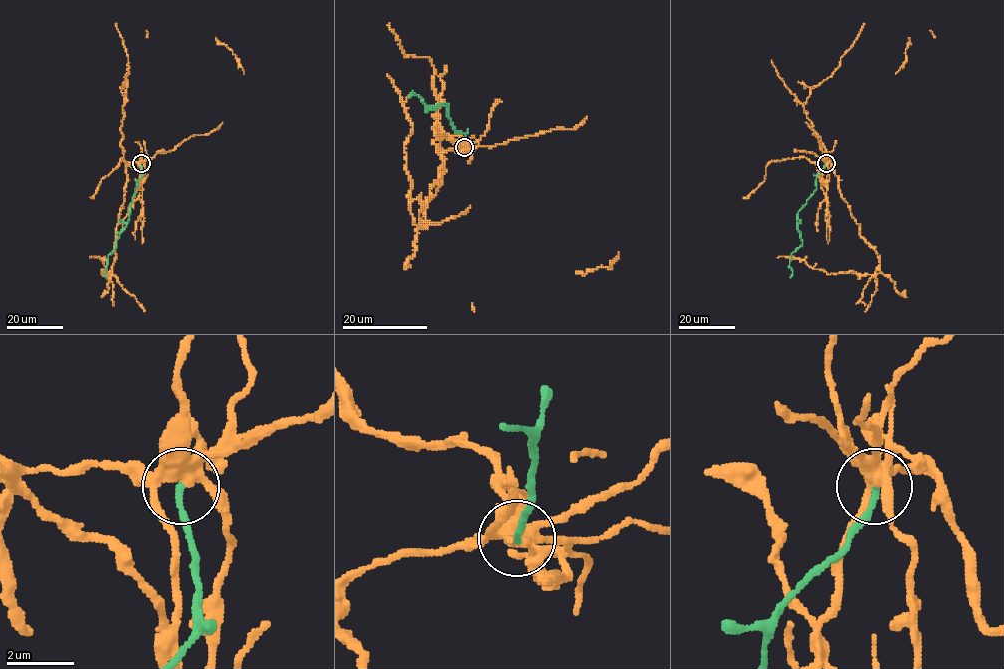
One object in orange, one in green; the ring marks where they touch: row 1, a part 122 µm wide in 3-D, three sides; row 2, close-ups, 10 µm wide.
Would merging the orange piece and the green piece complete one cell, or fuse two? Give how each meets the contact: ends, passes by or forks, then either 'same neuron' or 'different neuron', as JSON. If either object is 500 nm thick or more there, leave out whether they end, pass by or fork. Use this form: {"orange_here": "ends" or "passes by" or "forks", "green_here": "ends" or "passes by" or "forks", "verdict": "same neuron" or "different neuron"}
{"orange_here": "forks", "green_here": "ends", "verdict": "different neuron"}

